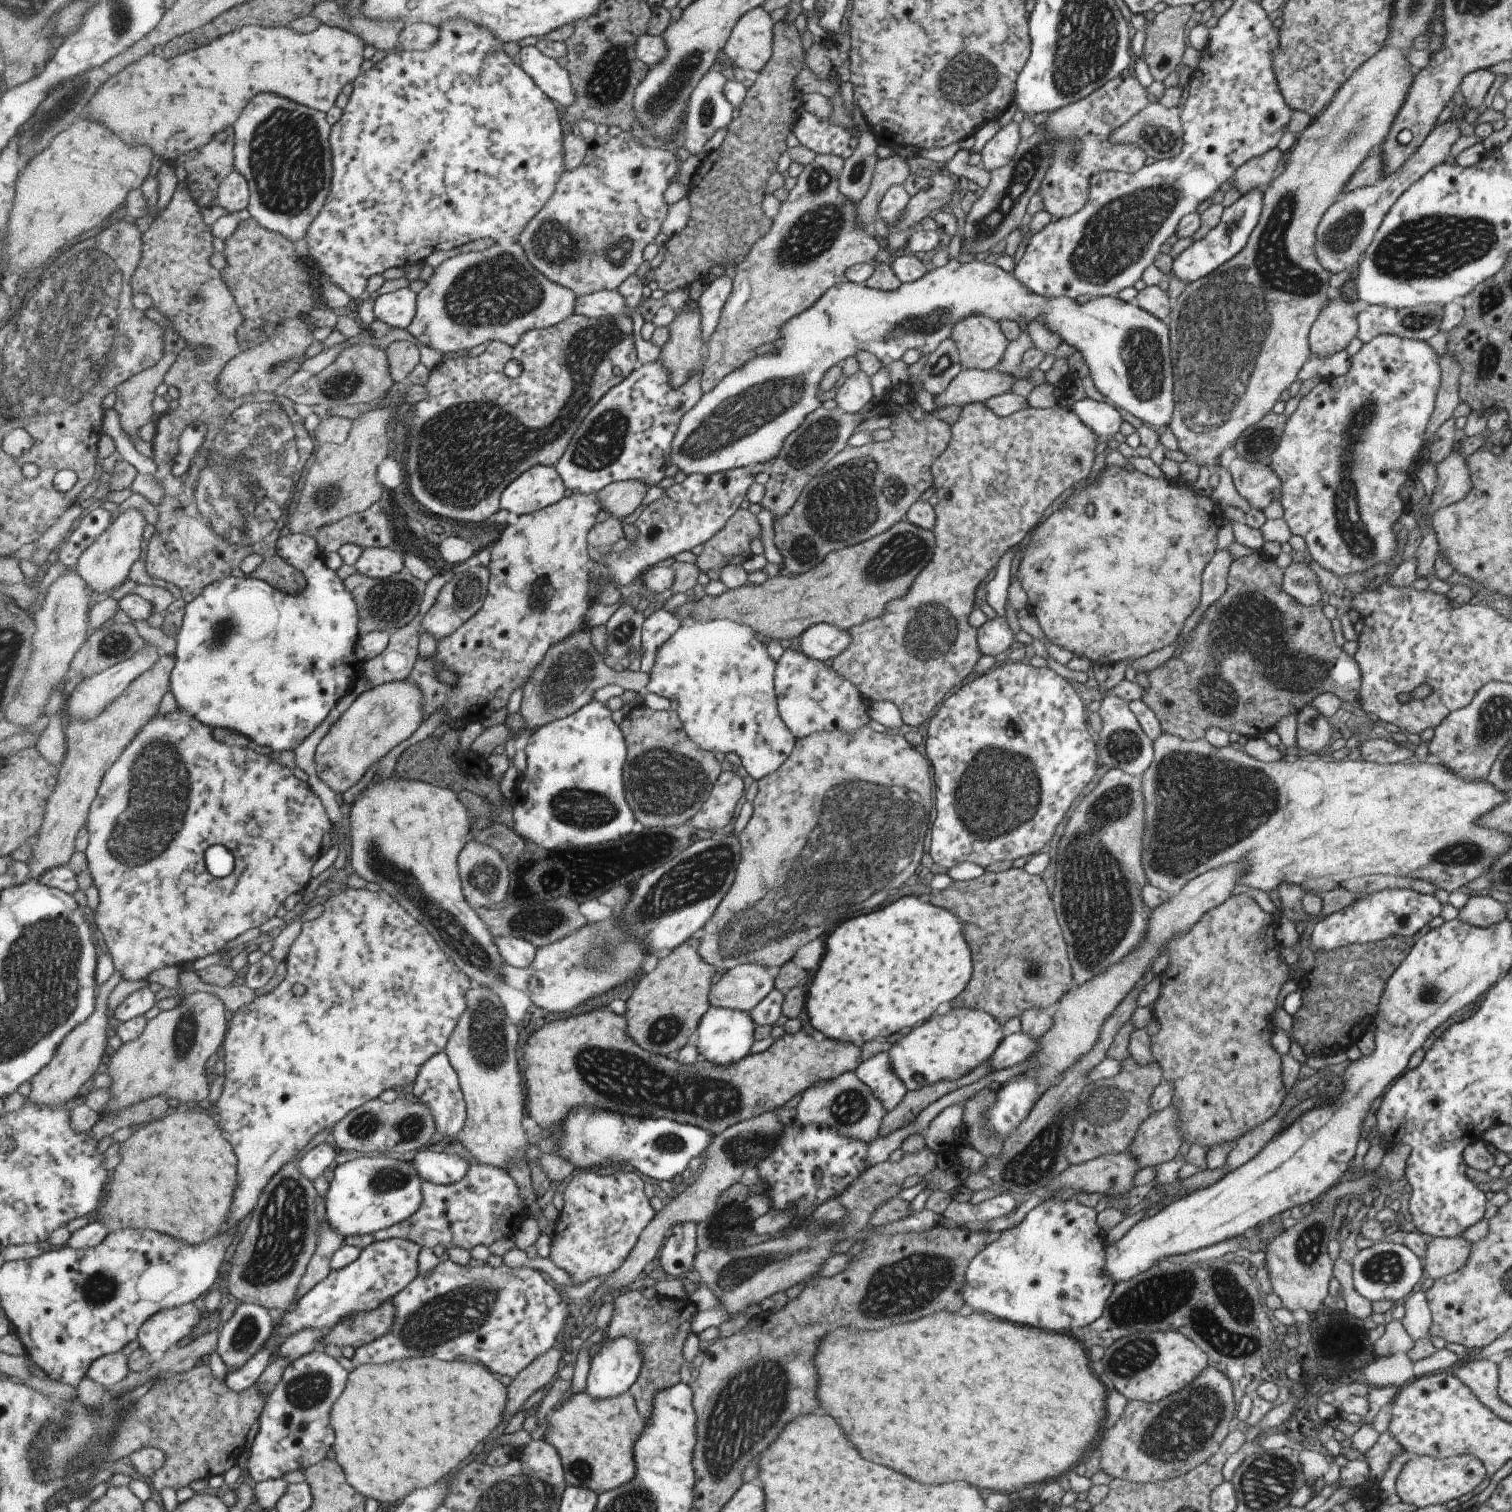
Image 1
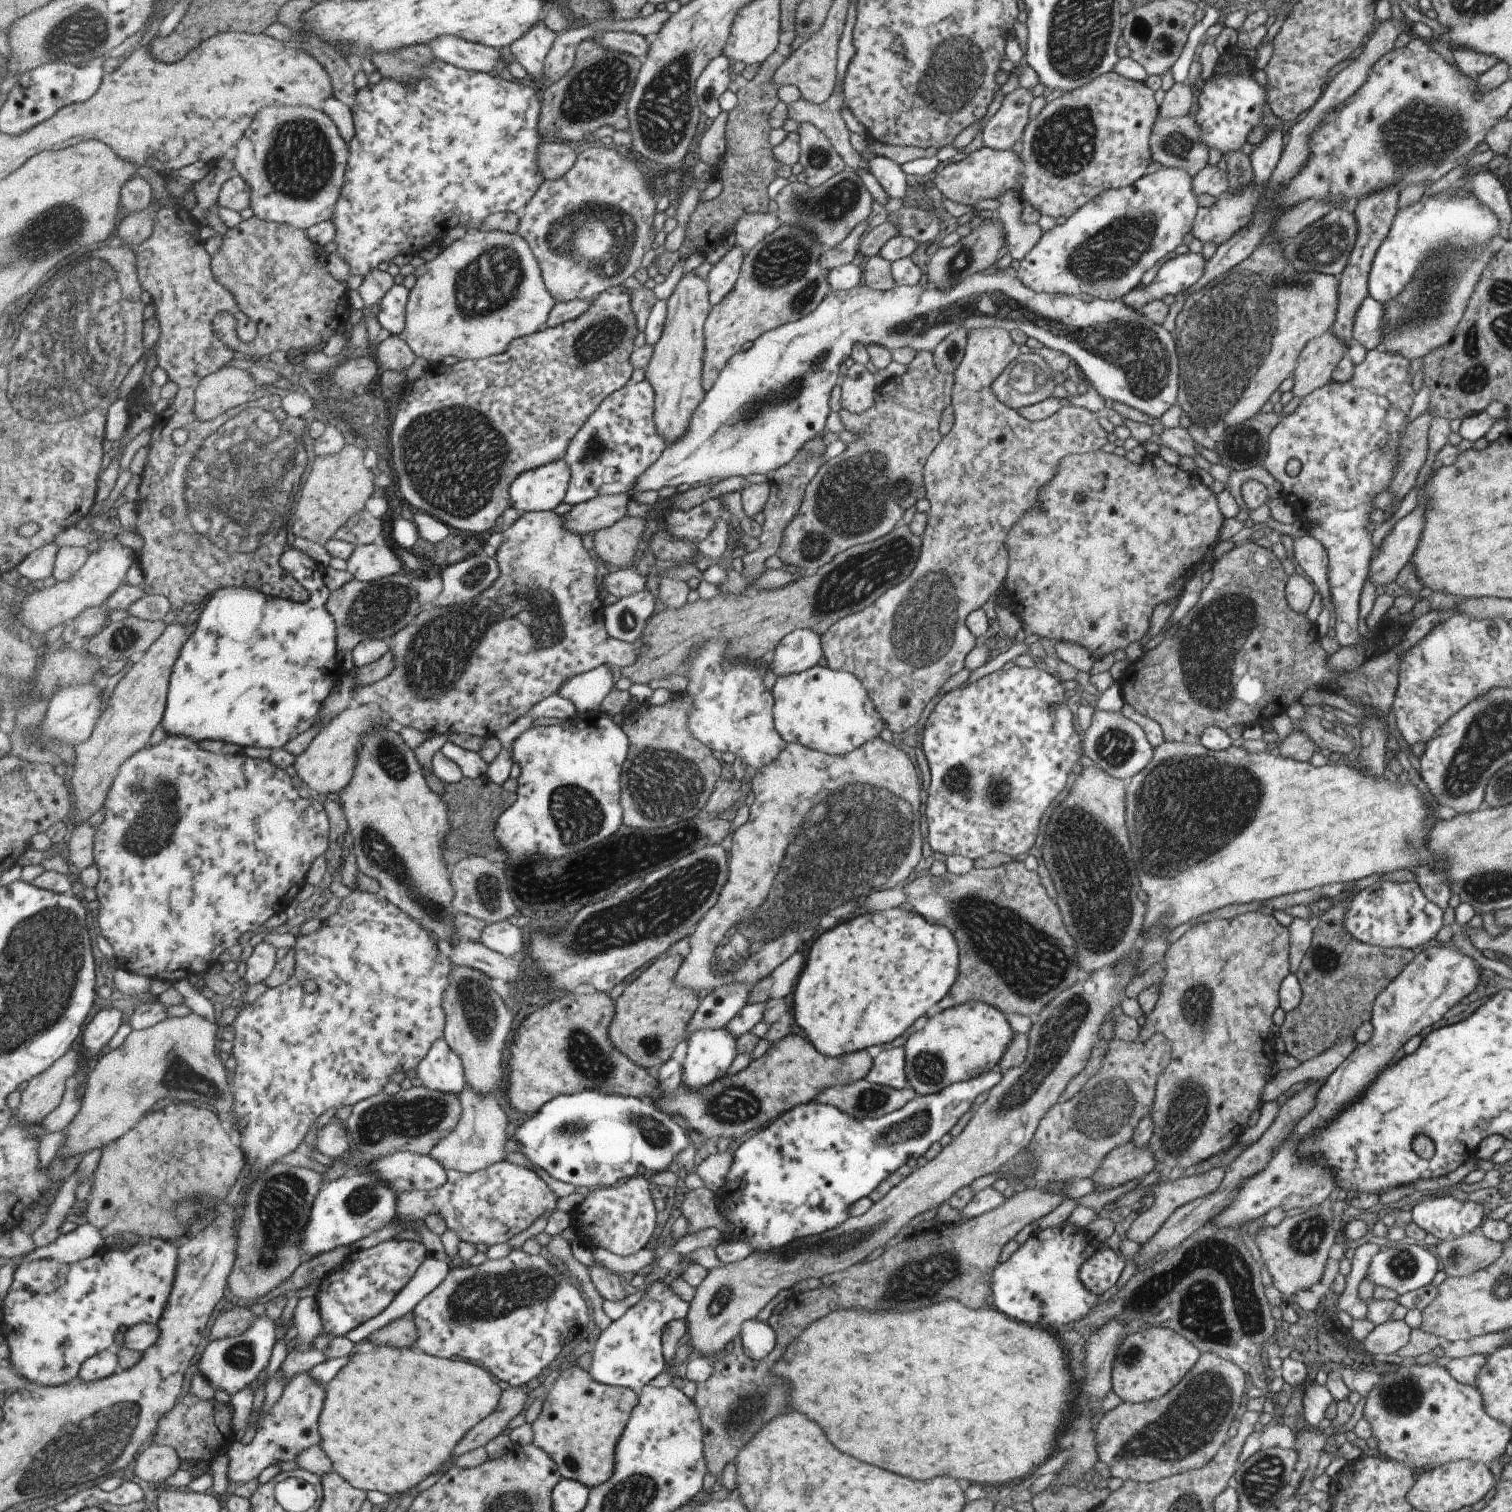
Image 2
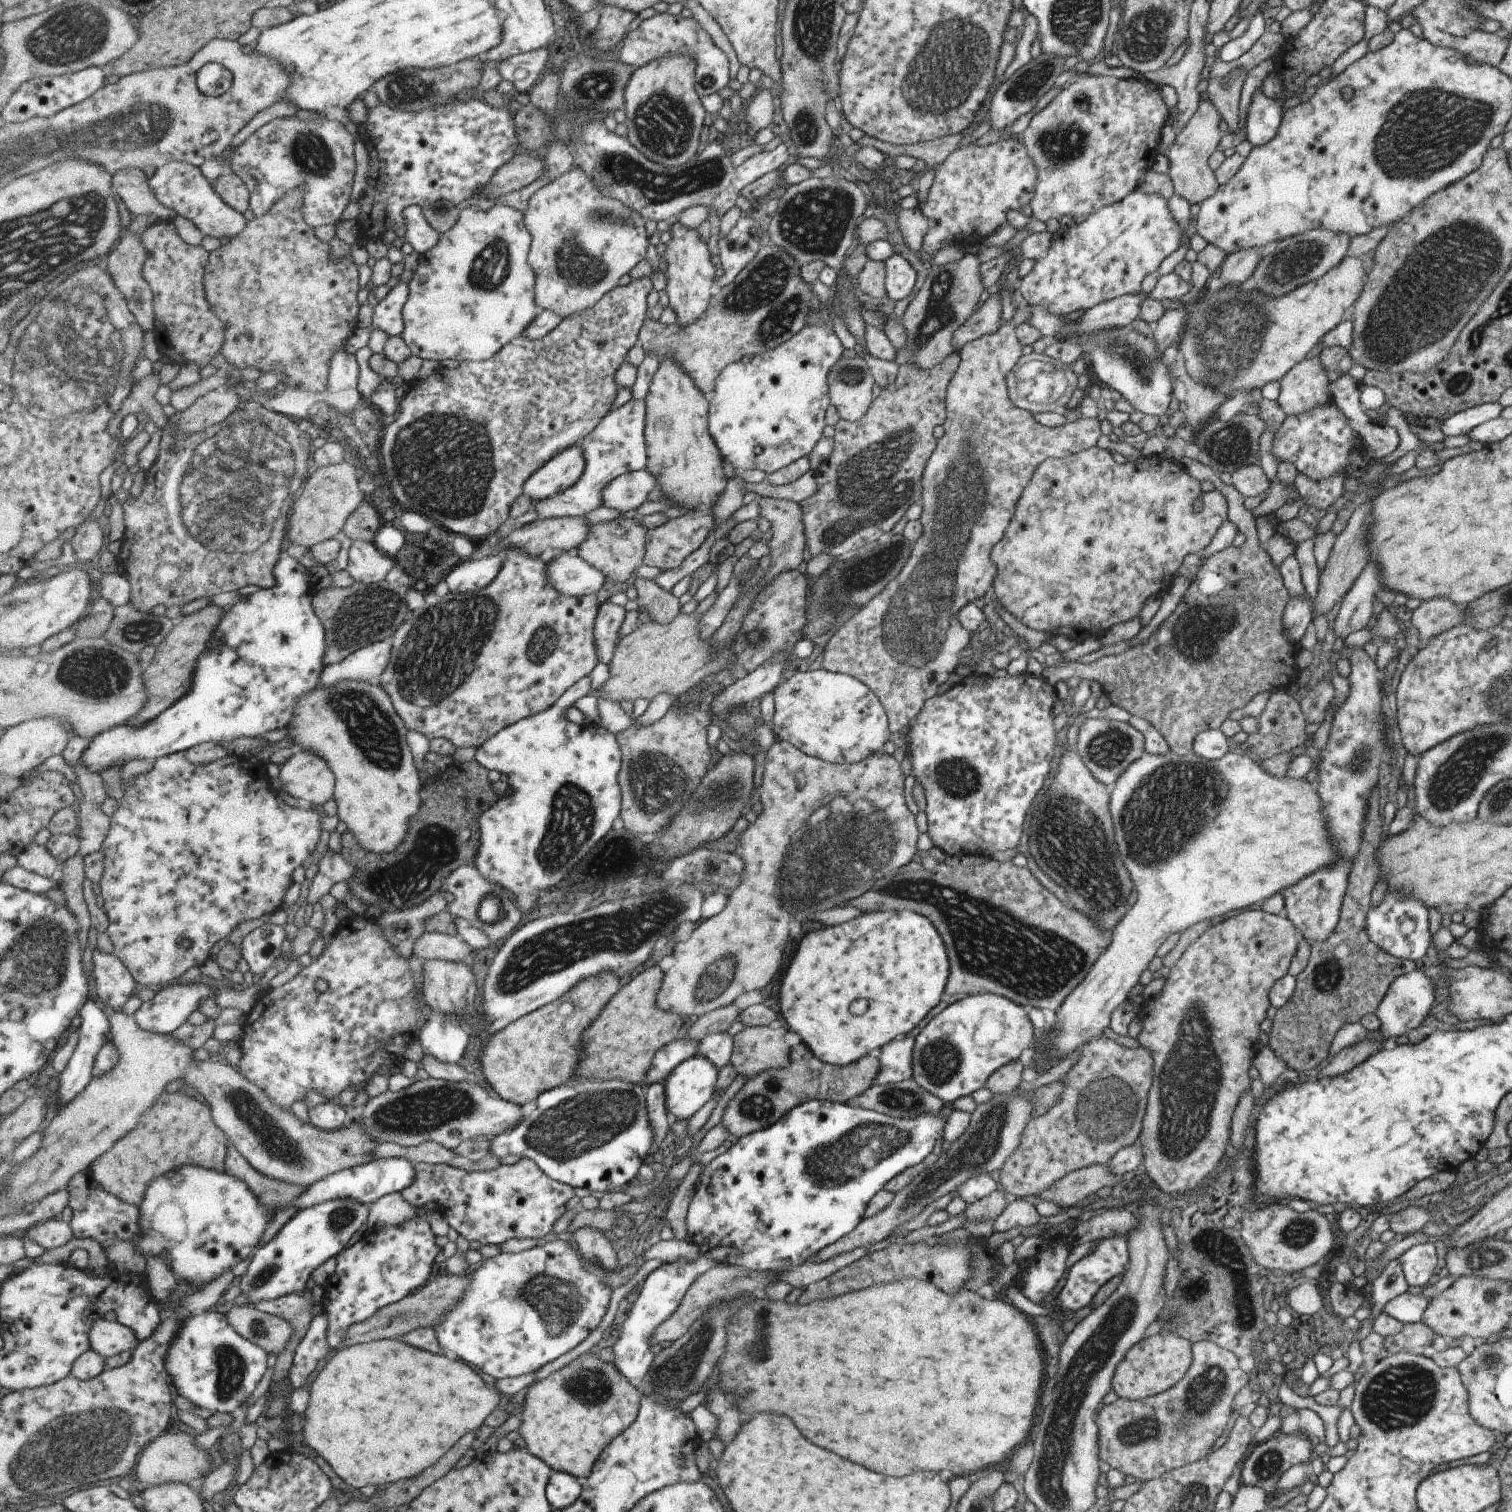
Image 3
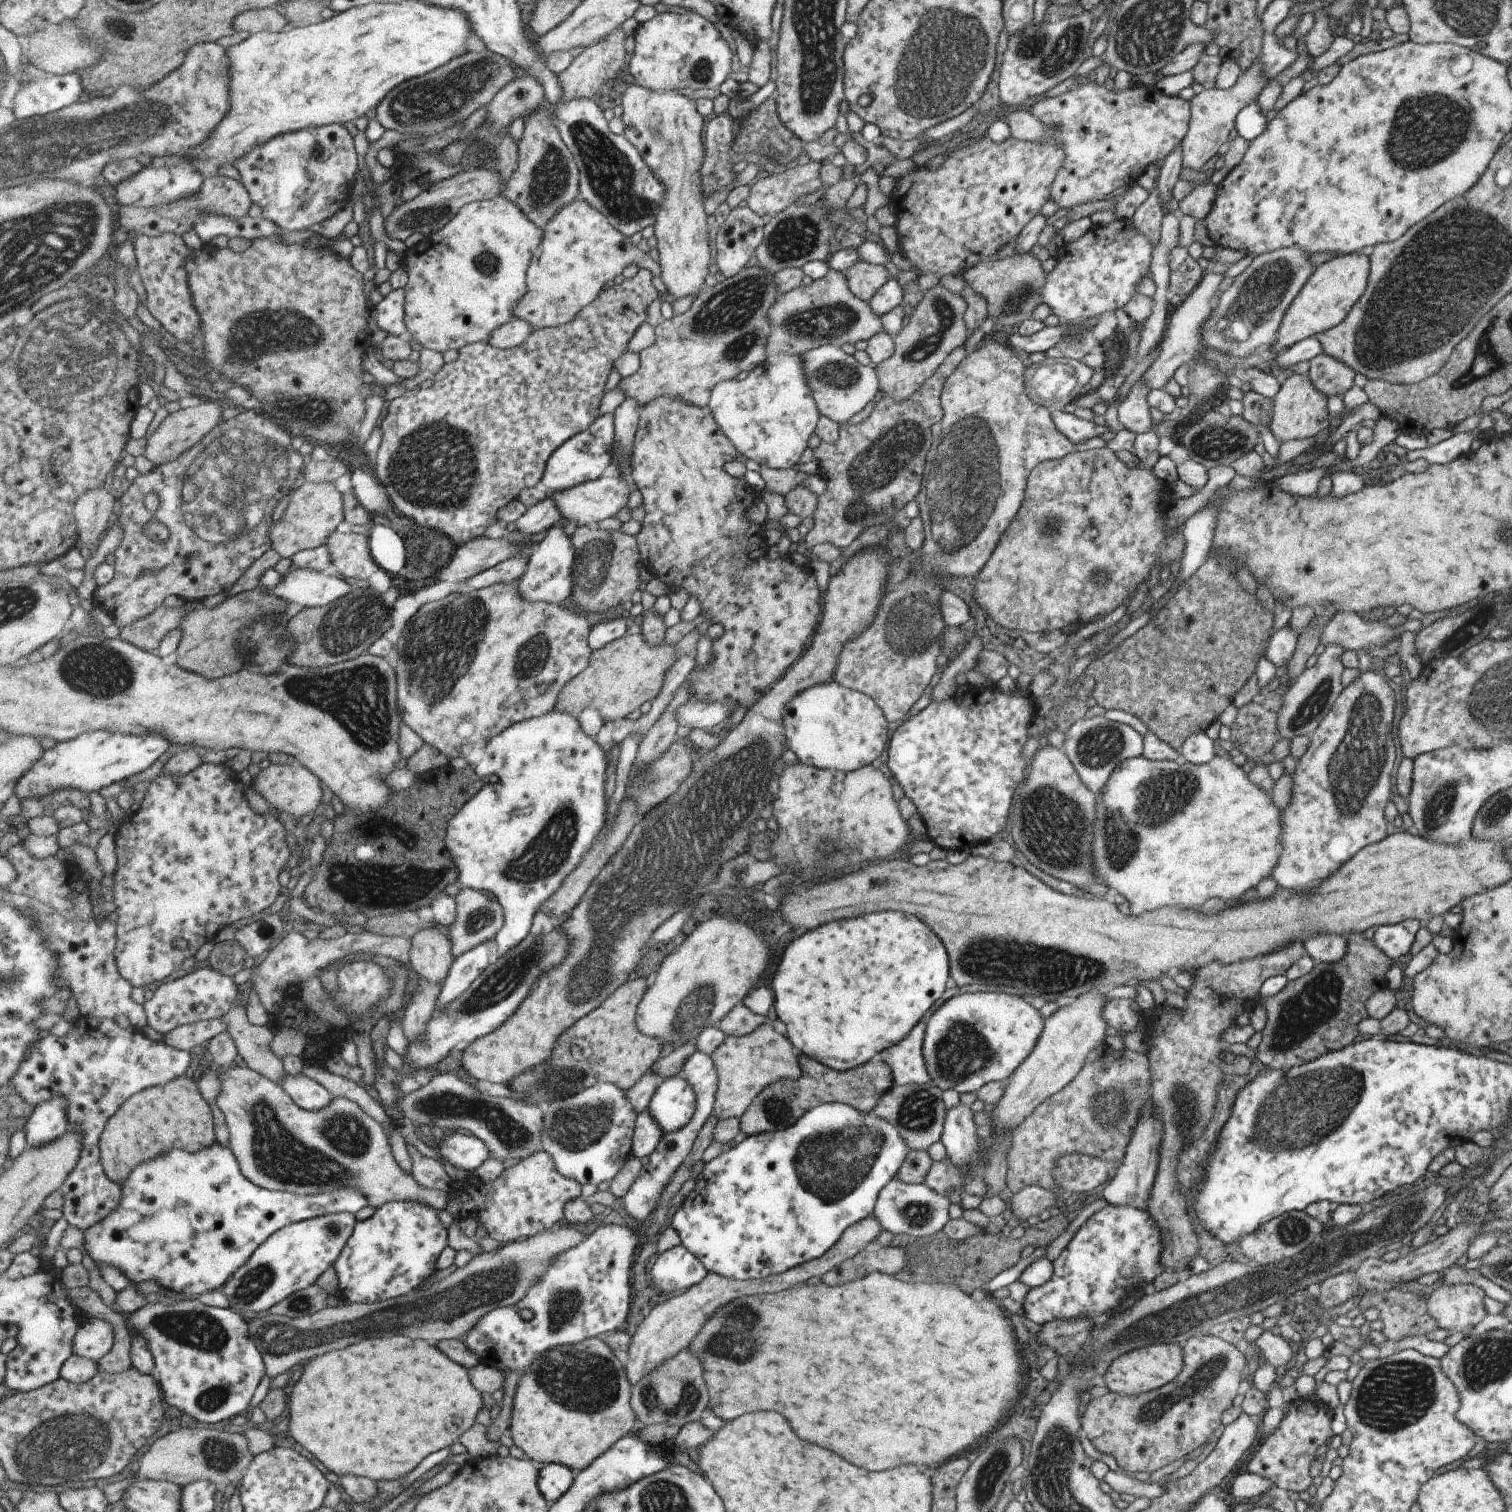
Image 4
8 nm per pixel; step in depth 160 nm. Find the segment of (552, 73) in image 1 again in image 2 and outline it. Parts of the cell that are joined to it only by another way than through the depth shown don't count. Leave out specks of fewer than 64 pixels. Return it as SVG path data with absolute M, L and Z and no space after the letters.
M541 21L510 46L514 60L542 84L548 79L544 74L546 56L559 34Z

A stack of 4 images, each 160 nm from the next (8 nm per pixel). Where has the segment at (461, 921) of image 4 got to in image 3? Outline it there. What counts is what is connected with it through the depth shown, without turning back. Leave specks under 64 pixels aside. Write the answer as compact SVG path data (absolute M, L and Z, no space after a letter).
M464 865L453 872L441 891L447 899L446 911L454 917L463 918L473 924L478 930L485 932L491 940L505 940L513 935L513 930L519 926L523 912L519 910L515 899L511 898L513 892L509 888L503 888L499 884L493 884L483 878L479 868L474 865Z

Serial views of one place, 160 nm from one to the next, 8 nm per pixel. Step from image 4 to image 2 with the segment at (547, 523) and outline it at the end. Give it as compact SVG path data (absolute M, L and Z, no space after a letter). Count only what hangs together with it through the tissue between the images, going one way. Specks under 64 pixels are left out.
M645 380L640 383L630 381L620 391L609 395L573 439L565 455L564 459L572 468L572 479L564 502L574 507L601 495L620 495L636 487L636 484L640 482L640 476L661 458L668 447L668 441L657 428L655 416L656 392L651 381Z

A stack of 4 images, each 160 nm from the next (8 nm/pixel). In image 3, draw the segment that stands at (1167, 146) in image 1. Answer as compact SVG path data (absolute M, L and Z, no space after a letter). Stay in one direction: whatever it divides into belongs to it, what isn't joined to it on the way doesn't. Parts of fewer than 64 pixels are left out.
M1200 98L1199 102L1195 112L1187 120L1187 124L1175 130L1174 142L1163 154L1163 158L1160 157L1167 161L1166 175L1173 185L1173 193L1185 198L1189 205L1199 205L1203 200L1209 198L1218 186L1214 172L1207 165L1207 160L1219 144L1220 115L1210 101Z

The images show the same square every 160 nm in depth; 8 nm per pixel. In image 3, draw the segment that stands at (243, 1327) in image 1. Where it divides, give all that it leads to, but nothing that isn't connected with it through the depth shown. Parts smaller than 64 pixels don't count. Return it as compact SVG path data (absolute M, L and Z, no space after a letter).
M193 1312L185 1318L181 1336L171 1348L168 1370L177 1395L211 1410L212 1414L231 1414L257 1390L269 1364L269 1352L246 1340L229 1324L221 1312Z

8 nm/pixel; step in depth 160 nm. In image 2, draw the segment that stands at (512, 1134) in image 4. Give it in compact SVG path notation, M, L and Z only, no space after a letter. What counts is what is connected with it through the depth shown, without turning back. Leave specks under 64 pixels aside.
M421 1084L397 1094L381 1094L369 1097L357 1103L345 1126L350 1132L354 1146L359 1147L374 1159L399 1151L409 1151L420 1155L429 1155L436 1144L450 1135L462 1119L462 1100L455 1093L446 1093L430 1089Z

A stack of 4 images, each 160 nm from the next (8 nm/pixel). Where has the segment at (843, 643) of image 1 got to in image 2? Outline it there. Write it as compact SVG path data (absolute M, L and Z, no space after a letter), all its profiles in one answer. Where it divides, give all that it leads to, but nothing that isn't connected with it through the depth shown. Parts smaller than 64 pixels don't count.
M795 629L776 644L767 668L776 678L792 675L816 665L821 656L820 637L809 629Z

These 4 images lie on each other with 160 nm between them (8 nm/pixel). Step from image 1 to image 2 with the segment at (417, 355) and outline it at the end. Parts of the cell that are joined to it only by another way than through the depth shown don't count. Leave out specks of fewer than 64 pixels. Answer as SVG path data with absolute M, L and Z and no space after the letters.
M391 334L377 348L381 370L405 372L417 360L415 351L401 335Z

